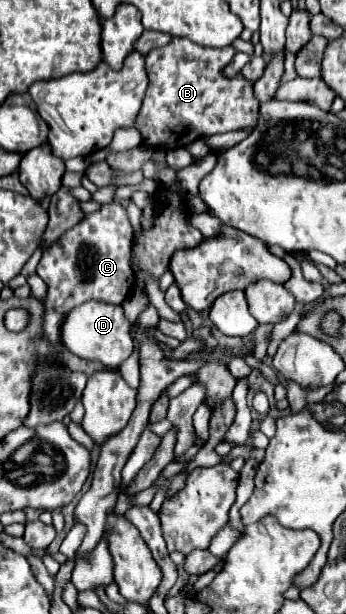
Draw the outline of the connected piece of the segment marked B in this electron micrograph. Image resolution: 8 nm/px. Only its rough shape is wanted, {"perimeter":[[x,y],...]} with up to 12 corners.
{"perimeter":[[190,40],[146,54],[142,144],[182,148],[252,130],[252,82],[234,48]]}

